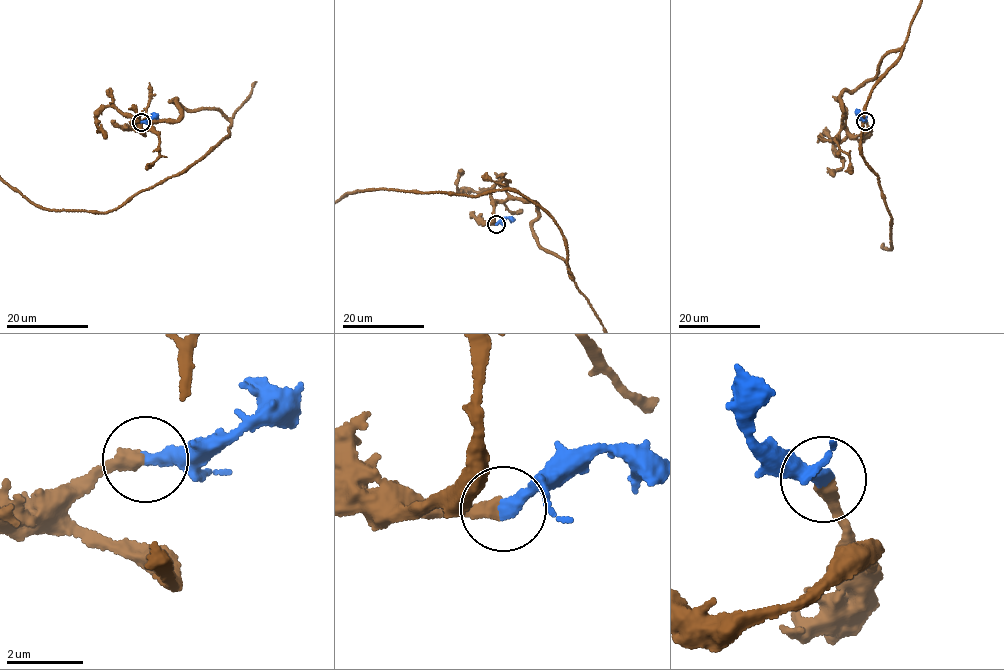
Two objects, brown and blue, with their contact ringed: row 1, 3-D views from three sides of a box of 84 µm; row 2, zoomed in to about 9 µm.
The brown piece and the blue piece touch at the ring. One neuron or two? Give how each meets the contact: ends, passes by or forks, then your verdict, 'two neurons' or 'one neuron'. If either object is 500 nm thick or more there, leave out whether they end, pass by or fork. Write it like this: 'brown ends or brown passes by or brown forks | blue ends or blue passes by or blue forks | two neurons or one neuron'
brown ends | blue ends | one neuron

